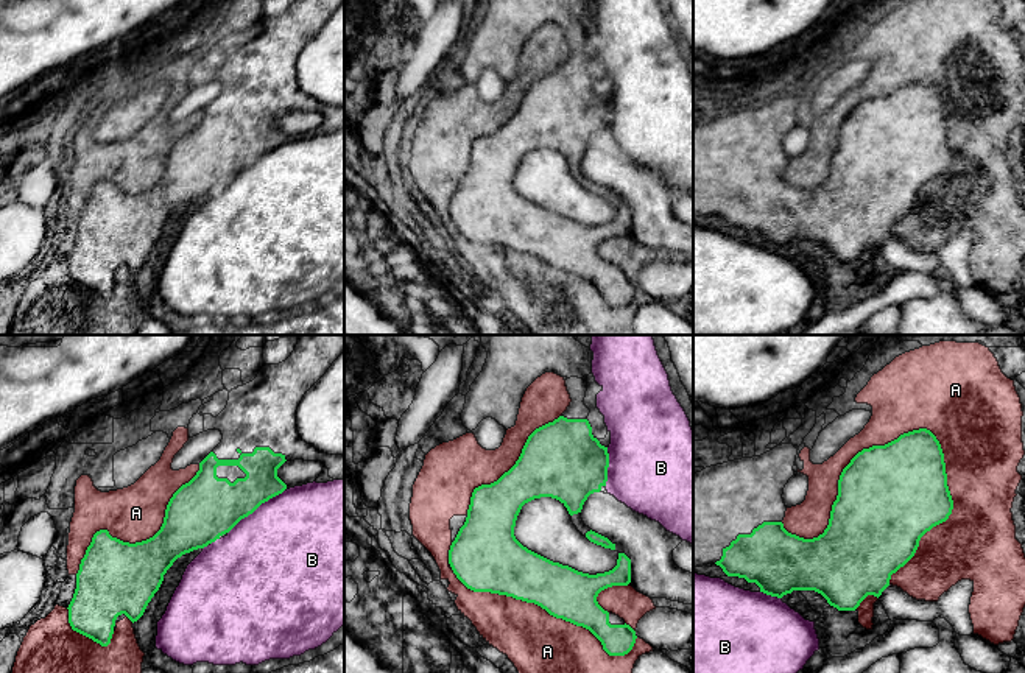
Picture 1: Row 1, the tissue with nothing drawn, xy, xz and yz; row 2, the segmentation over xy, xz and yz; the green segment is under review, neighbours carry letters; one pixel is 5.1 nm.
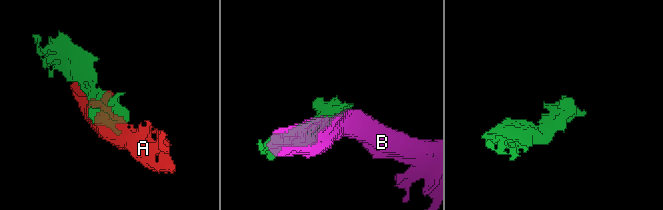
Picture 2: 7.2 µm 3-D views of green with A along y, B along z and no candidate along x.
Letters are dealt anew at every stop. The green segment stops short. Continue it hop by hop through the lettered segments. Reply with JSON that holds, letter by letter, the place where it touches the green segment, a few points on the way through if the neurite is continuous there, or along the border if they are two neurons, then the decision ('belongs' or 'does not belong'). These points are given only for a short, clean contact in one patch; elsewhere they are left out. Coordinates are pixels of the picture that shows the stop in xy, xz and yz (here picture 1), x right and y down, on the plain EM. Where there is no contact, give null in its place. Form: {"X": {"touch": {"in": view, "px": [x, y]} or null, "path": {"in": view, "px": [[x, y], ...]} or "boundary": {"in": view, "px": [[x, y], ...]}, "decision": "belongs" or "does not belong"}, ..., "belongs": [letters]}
{"A": {"touch": {"in": "yz", "px": [841, 123]}, "decision": "does not belong"}, "B": {"touch": {"in": "xy", "px": [256, 159]}, "decision": "does not belong"}, "belongs": []}

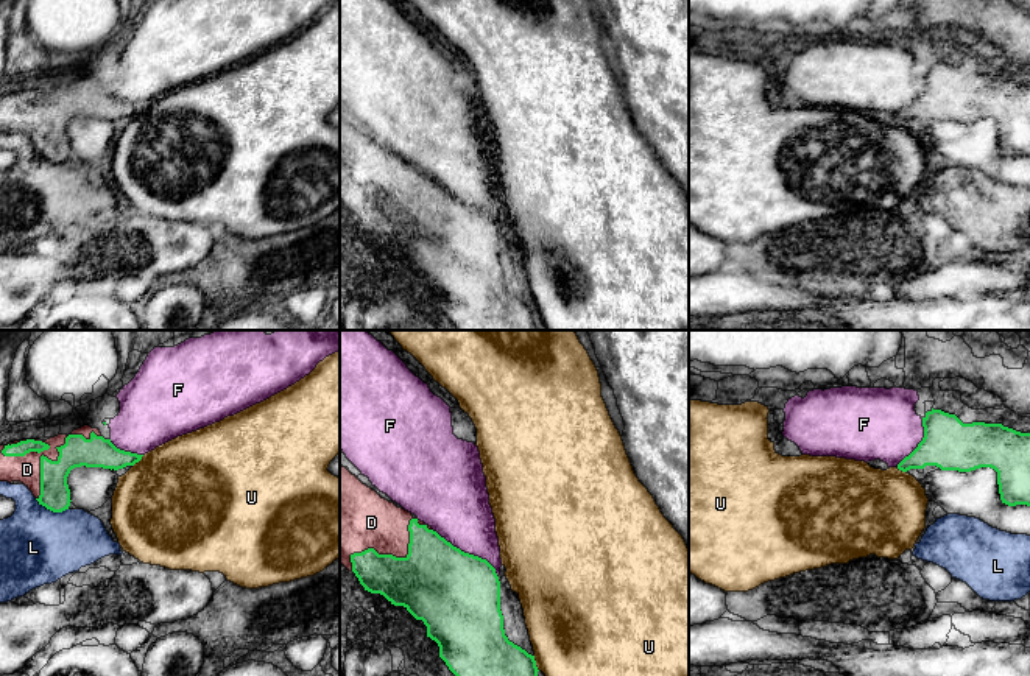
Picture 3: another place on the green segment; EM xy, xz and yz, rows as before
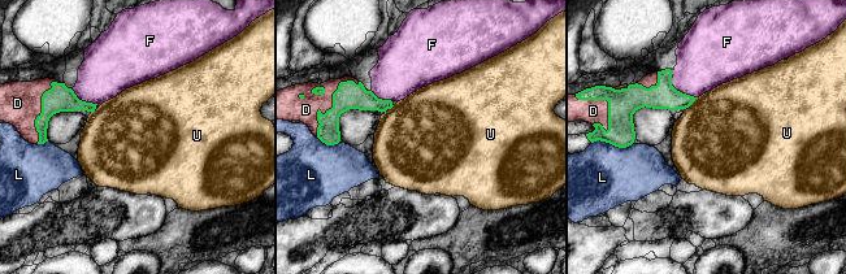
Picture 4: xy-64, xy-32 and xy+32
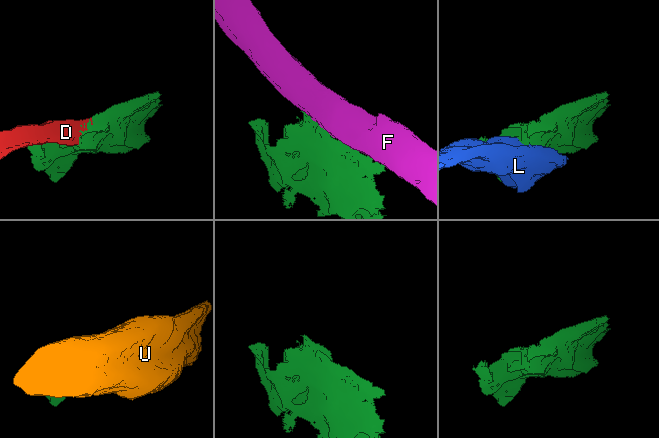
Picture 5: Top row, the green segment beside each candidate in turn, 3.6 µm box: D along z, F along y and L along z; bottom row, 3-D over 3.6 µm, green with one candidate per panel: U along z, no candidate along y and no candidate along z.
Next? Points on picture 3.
{"D": {"touch": {"in": "xy", "px": [41, 111]}, "decision": "belongs"}, "F": {"touch": {"in": "xz", "px": [468, 204]}, "decision": "does not belong"}, "L": {"touch": {"in": "xy", "px": [52, 161]}, "decision": "does not belong"}, "U": {"touch": {"in": "xy", "px": [137, 112]}, "decision": "does not belong"}, "belongs": ["D"]}

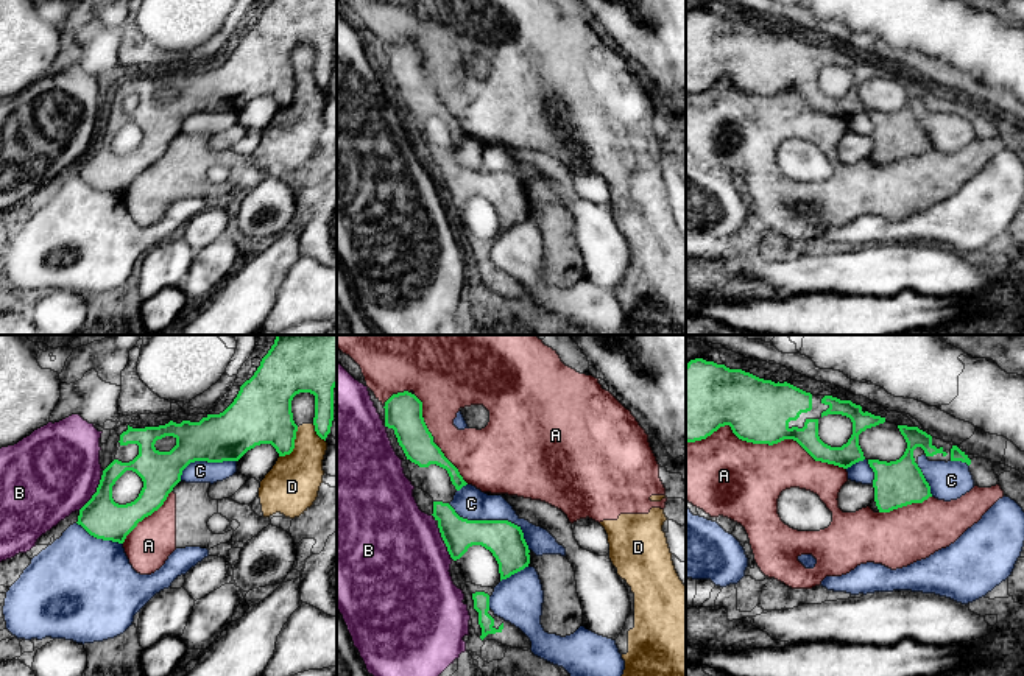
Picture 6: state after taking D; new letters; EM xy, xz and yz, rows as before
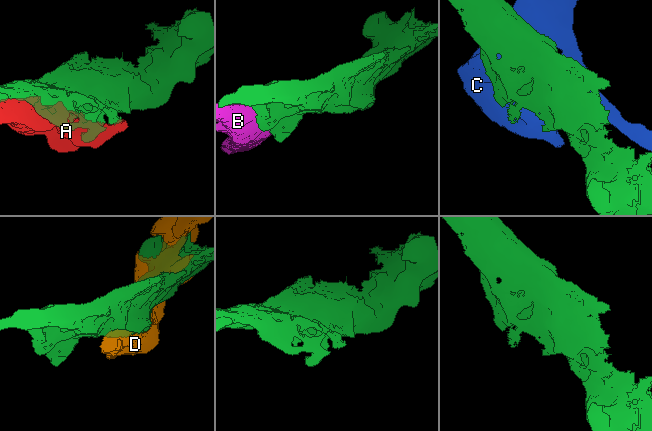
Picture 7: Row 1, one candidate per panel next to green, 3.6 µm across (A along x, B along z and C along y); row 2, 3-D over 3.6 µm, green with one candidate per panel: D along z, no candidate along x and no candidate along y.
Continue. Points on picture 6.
{"A": {"touch": {"in": "yz", "px": [766, 94]}, "decision": "does not belong"}, "B": {"touch": {"in": "xy", "px": [95, 144]}, "boundary": {"in": "xy", "px": [[102, 126], [97, 142], [78, 161]]}, "decision": "does not belong"}, "C": {"touch": {"in": "xz", "px": [494, 172]}, "decision": "does not belong"}, "D": {"touch": {"in": "xy", "px": [293, 97]}, "decision": "does not belong"}, "belongs": []}

